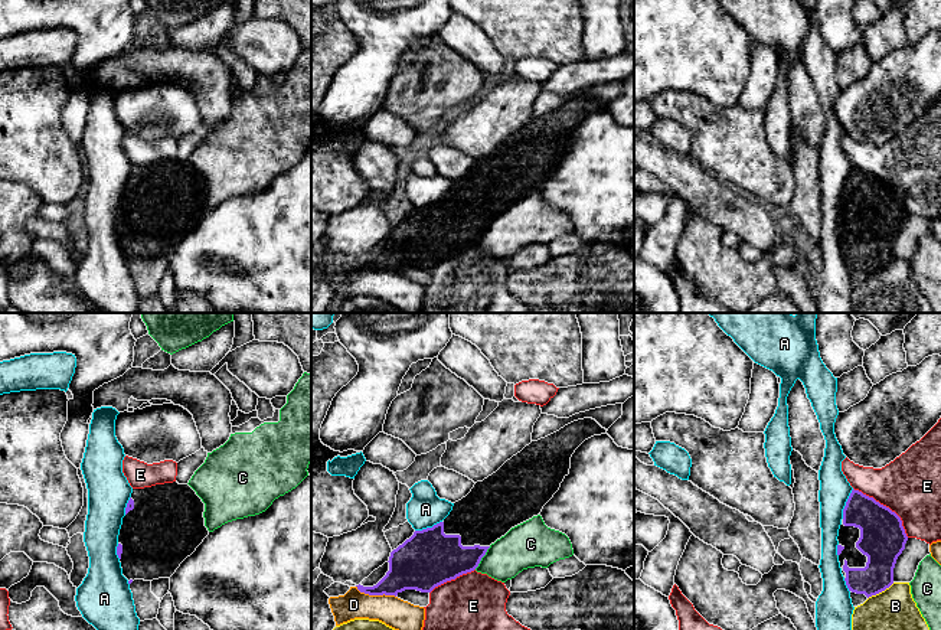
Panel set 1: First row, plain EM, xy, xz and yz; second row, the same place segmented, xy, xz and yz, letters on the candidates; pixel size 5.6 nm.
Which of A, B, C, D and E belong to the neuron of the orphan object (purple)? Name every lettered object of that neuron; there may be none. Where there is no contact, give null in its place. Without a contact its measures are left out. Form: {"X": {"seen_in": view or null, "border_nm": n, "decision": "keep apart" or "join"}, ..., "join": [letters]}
{"A": {"seen_in": "yz", "border_nm": 180, "decision": "keep apart"}, "B": {"seen_in": "yz", "border_nm": 180, "decision": "keep apart"}, "C": {"seen_in": "xz", "border_nm": 160, "decision": "keep apart"}, "D": {"seen_in": "xz", "border_nm": 240, "decision": "keep apart"}, "E": {"seen_in": "yz", "border_nm": 420, "decision": "keep apart"}, "join": []}

